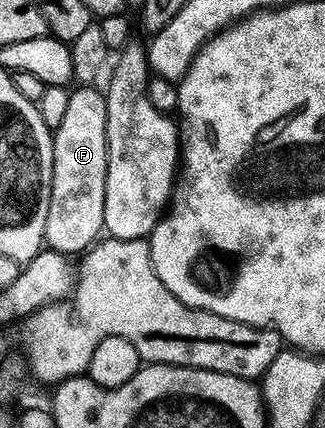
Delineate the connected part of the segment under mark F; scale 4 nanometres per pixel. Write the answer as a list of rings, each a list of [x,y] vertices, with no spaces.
[[[97,86],[74,87],[69,93],[63,122],[53,132],[51,202],[47,206],[45,227],[45,244],[52,251],[81,254],[102,235],[107,172],[107,102],[104,91]]]

